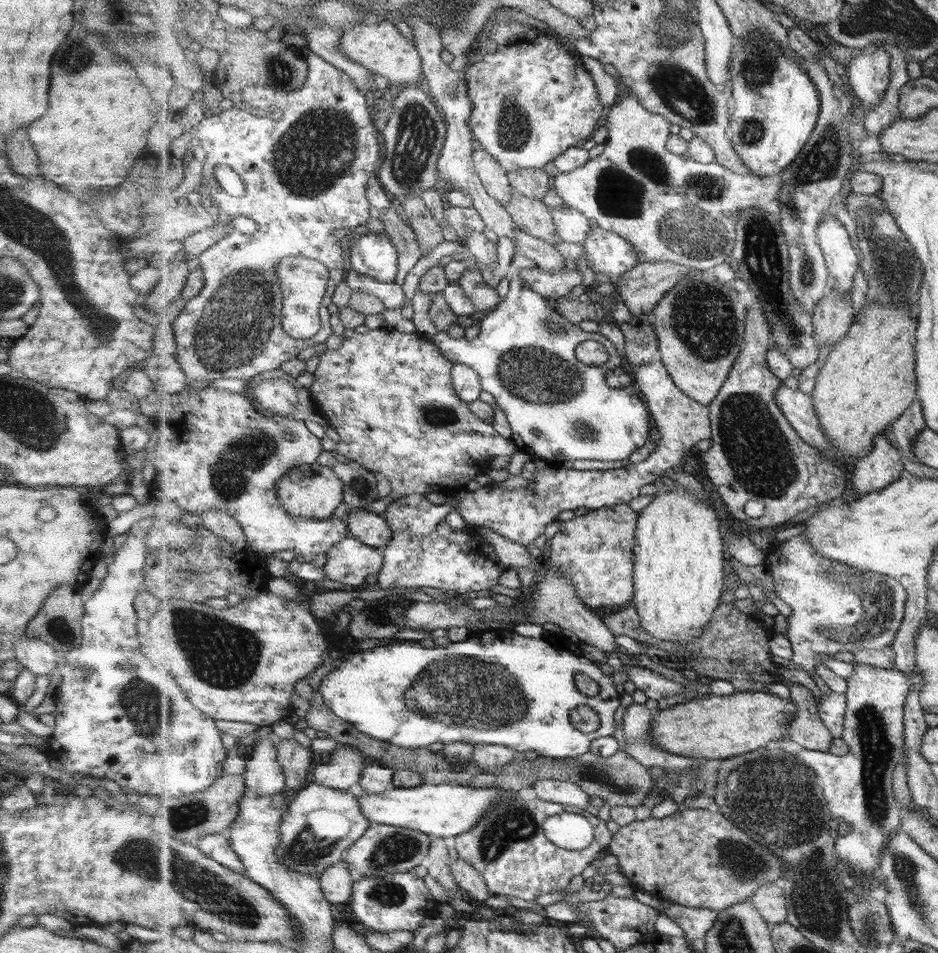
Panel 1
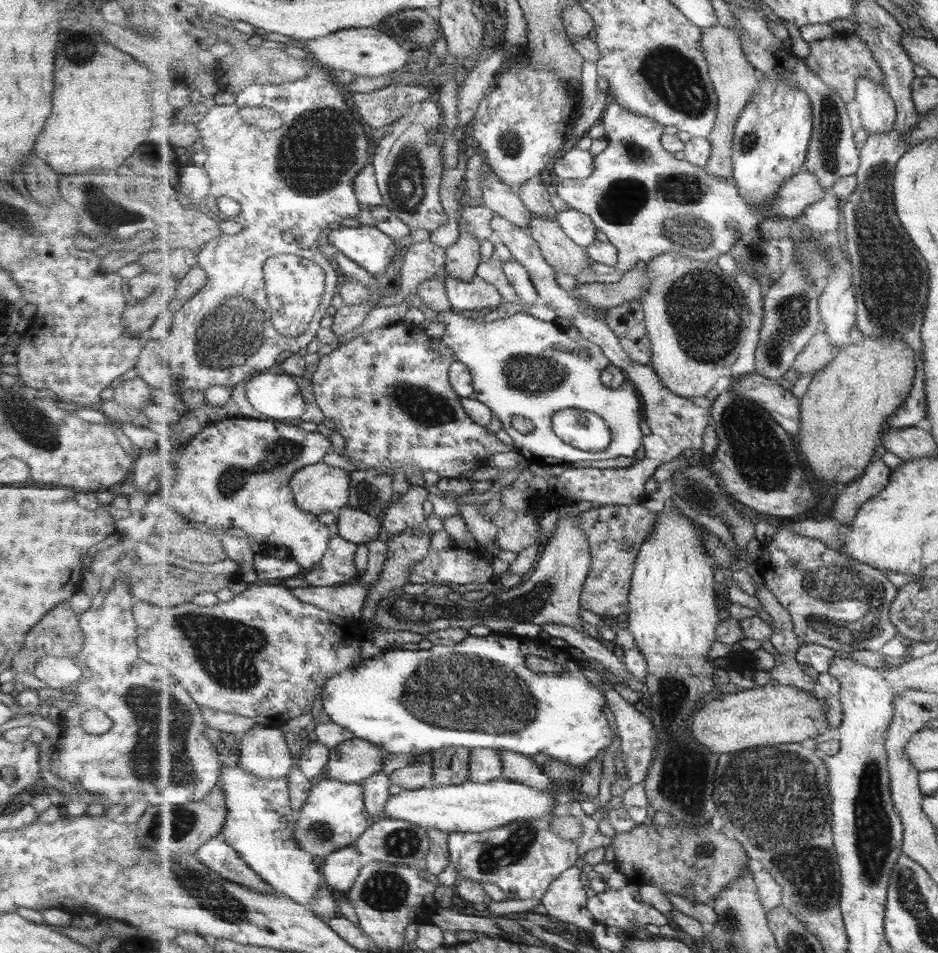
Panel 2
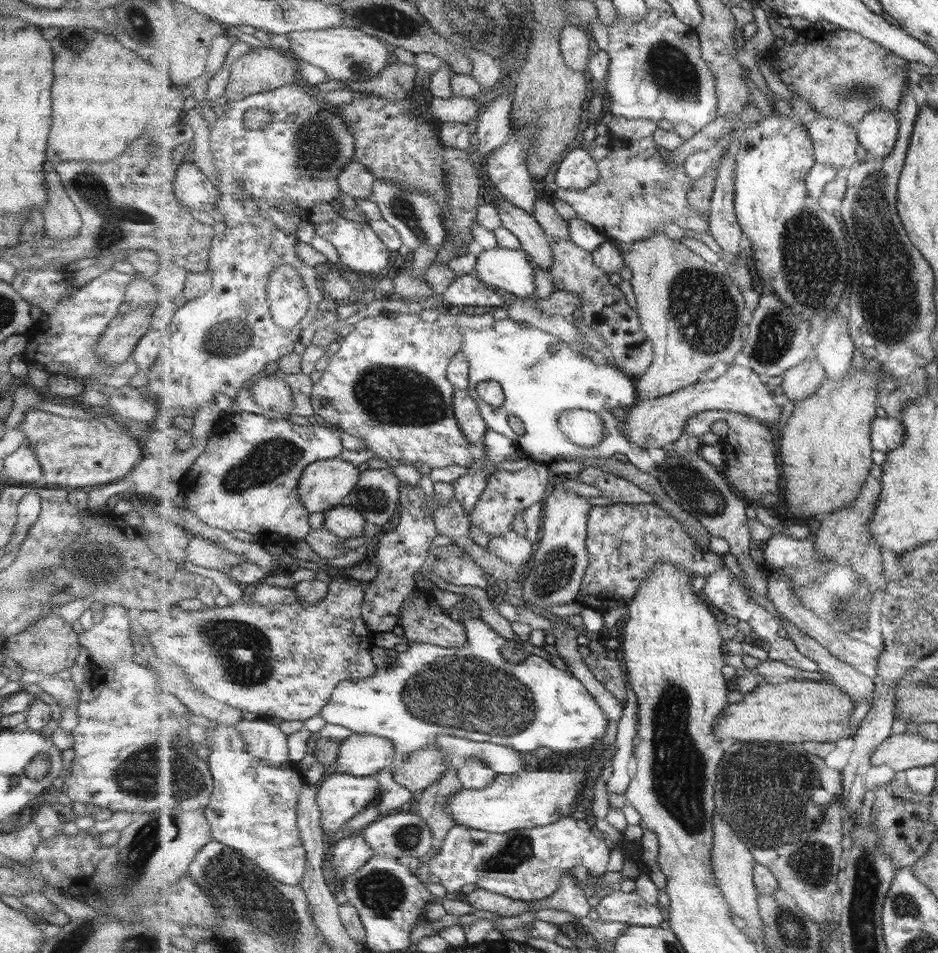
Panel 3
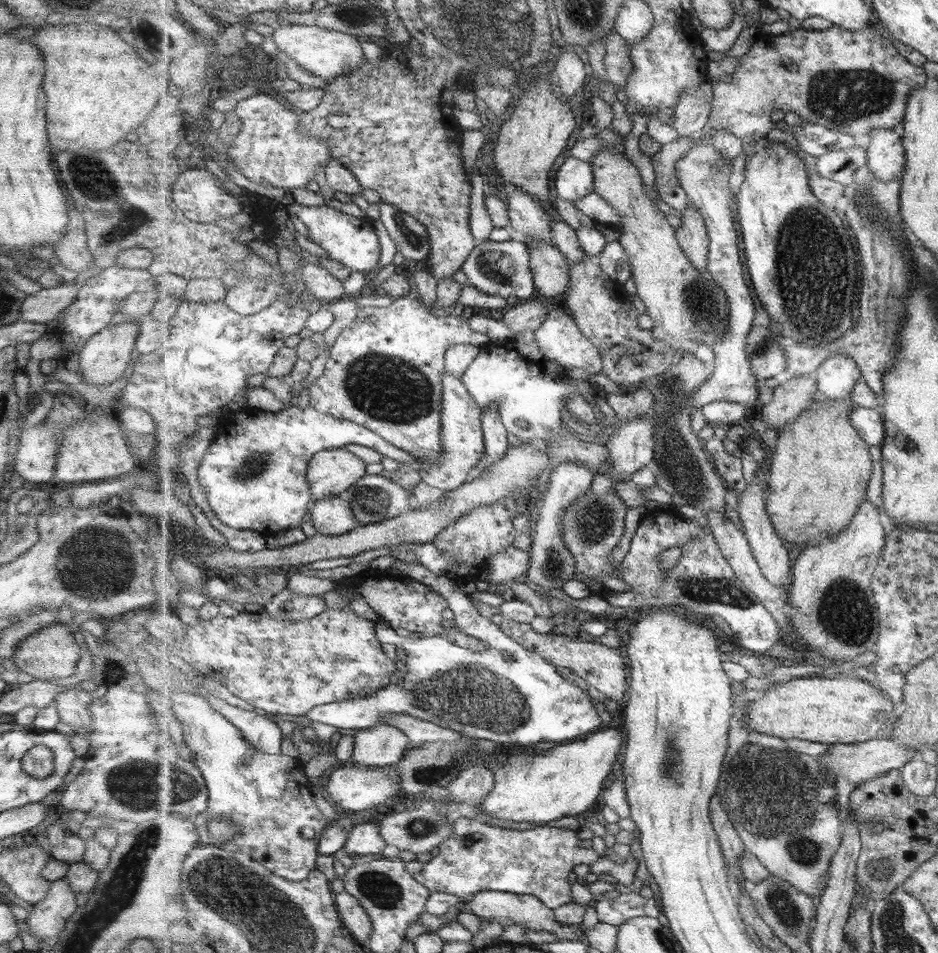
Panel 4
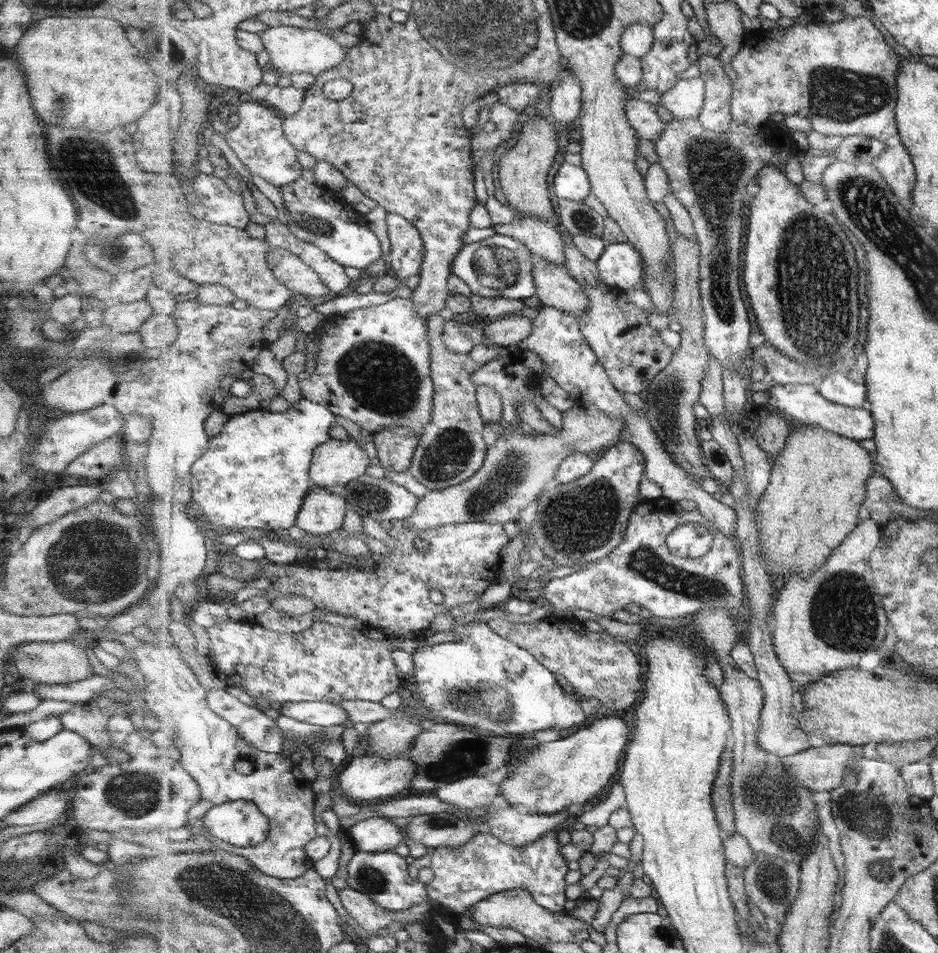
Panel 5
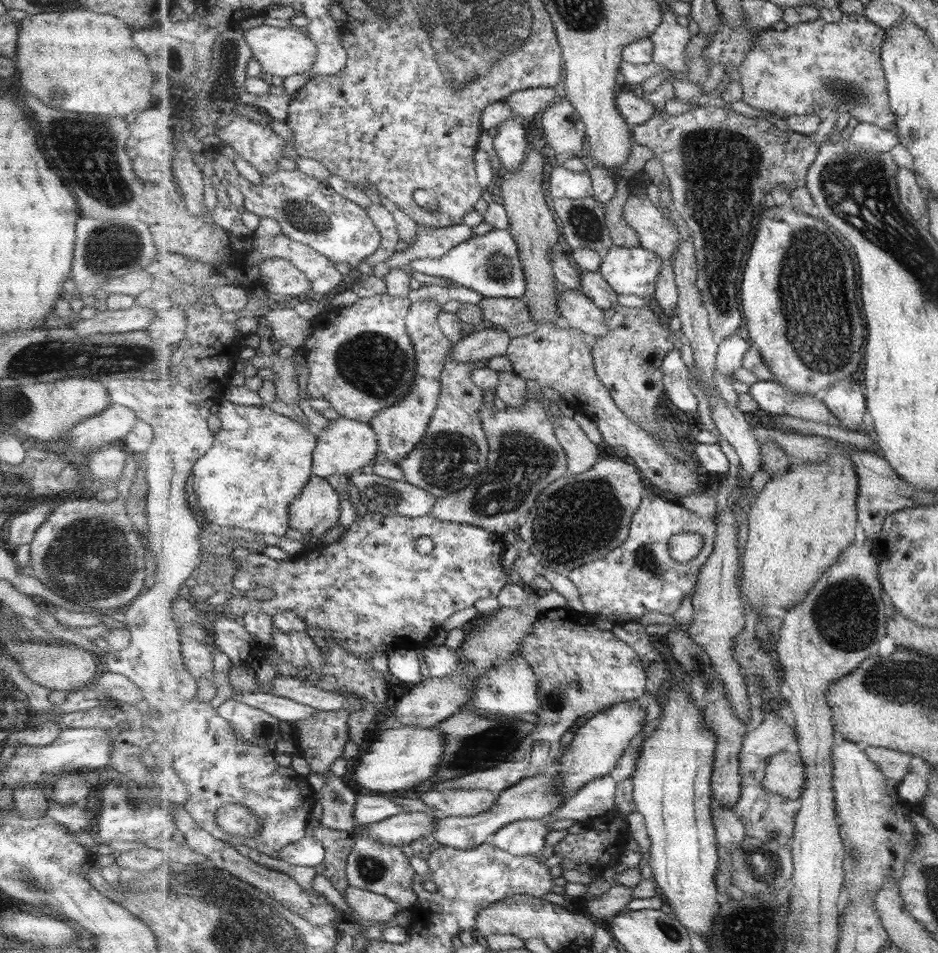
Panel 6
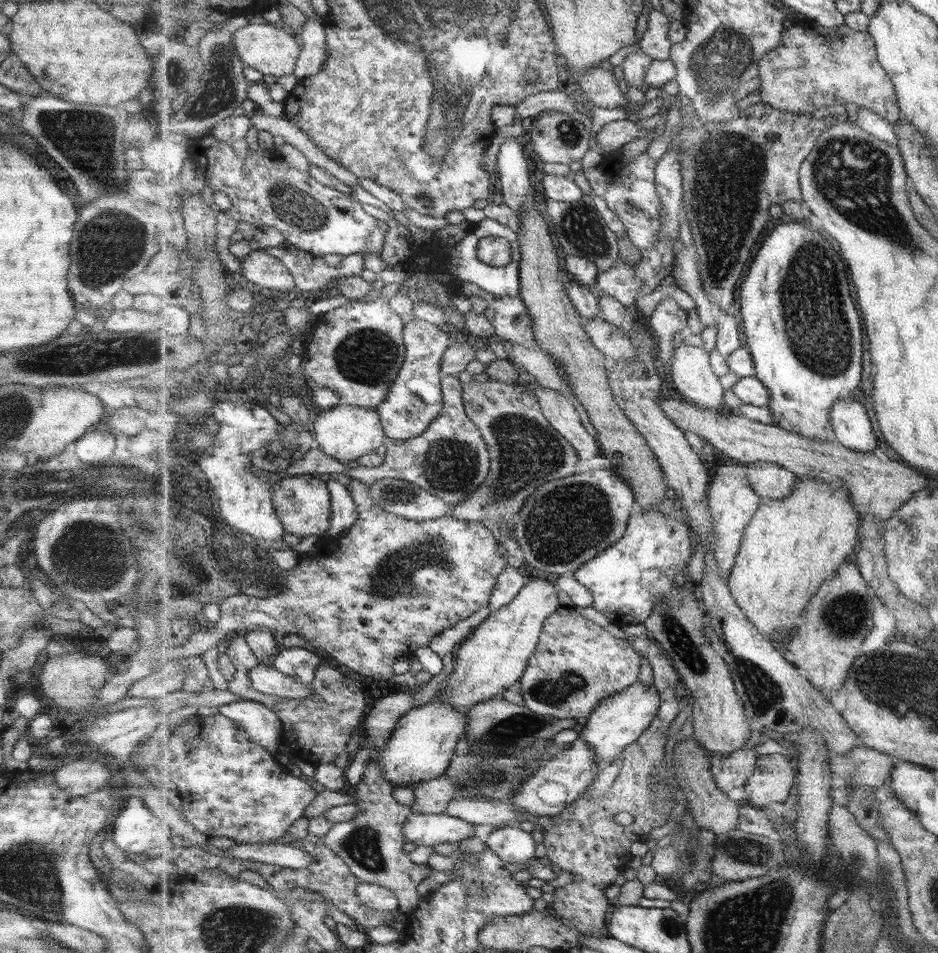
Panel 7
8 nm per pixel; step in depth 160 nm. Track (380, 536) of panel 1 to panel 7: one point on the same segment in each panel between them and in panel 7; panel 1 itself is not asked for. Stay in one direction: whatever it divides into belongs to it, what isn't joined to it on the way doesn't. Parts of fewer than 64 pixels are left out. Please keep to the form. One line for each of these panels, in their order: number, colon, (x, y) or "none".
2: (358, 526)
3: (344, 521)
4: (334, 516)
5: (324, 510)
6: (317, 509)
7: (304, 505)

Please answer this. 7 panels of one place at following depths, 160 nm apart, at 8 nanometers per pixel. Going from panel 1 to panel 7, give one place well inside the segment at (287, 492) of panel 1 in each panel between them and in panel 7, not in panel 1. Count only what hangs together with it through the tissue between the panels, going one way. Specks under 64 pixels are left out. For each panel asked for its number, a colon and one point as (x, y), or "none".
2: (320, 488)
3: (326, 484)
4: (331, 473)
5: (337, 463)
6: (346, 445)
7: (346, 432)

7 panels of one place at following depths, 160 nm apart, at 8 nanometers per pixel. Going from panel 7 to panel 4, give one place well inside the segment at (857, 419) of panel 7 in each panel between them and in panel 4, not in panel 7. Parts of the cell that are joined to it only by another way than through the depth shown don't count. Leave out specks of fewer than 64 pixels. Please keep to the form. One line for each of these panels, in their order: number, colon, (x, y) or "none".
4: (839, 376)
5: (844, 386)
6: (846, 400)

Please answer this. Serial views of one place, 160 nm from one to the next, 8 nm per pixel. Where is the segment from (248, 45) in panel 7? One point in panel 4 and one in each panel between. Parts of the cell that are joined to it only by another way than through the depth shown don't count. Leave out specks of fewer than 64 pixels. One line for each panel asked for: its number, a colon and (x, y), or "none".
4: (328, 54)
5: (291, 50)
6: (285, 52)

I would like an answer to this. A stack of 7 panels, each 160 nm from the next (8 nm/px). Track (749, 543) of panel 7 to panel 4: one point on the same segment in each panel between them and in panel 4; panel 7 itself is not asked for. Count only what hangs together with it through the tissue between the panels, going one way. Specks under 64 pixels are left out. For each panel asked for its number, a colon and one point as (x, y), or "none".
4: (818, 476)
5: (815, 500)
6: (806, 516)

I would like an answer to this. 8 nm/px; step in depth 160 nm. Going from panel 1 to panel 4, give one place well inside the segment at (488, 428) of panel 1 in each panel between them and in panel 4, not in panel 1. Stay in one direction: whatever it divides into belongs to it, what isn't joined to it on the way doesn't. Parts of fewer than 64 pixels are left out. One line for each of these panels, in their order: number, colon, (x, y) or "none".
2: (388, 392)
3: (388, 385)
4: (385, 371)

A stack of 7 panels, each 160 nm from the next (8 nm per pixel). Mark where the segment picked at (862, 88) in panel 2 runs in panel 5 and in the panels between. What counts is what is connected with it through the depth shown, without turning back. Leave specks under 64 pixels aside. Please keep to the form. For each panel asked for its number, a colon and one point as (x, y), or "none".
3: (878, 133)
4: (887, 156)
5: (896, 165)

